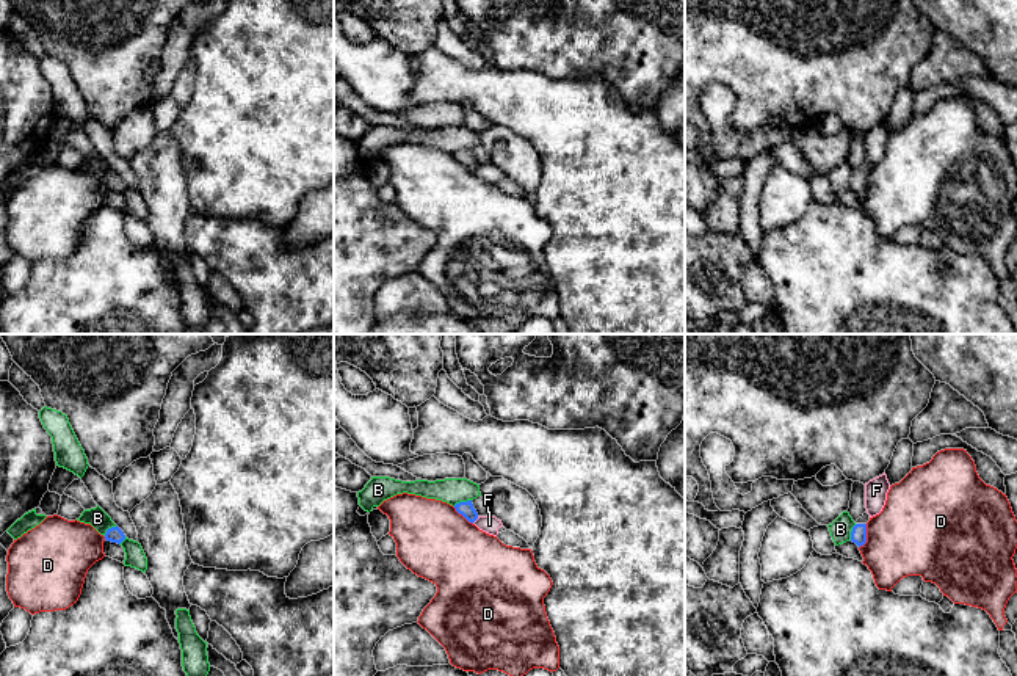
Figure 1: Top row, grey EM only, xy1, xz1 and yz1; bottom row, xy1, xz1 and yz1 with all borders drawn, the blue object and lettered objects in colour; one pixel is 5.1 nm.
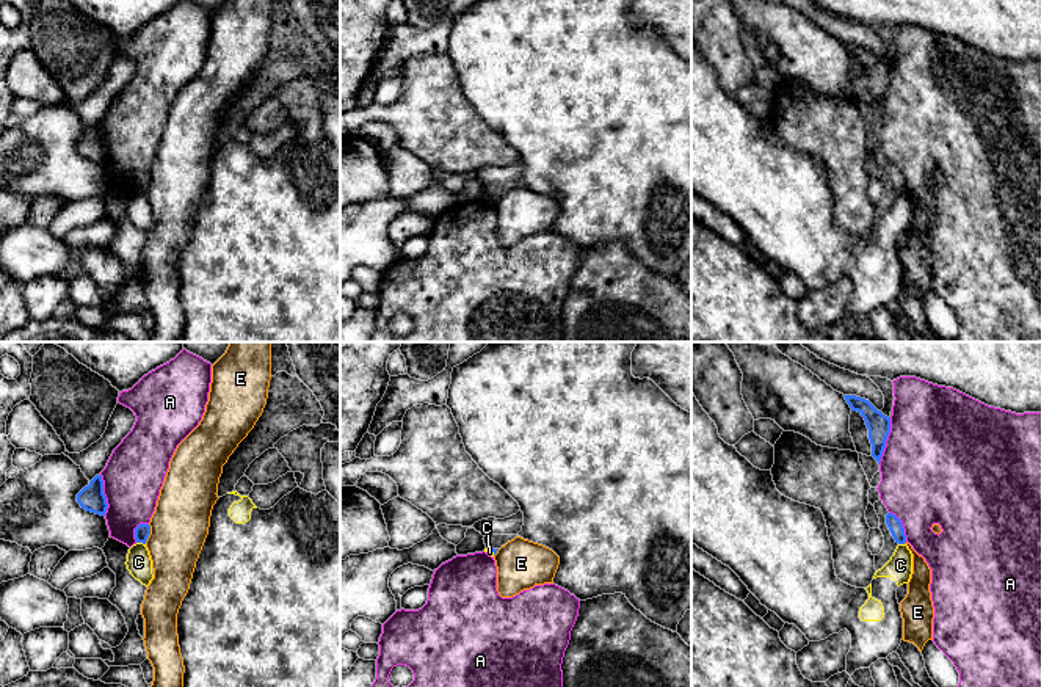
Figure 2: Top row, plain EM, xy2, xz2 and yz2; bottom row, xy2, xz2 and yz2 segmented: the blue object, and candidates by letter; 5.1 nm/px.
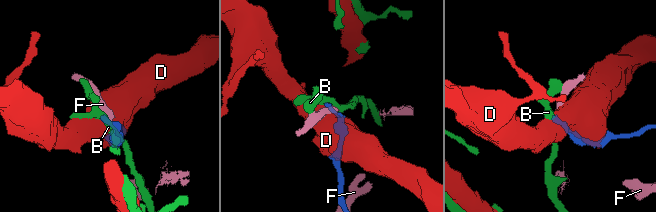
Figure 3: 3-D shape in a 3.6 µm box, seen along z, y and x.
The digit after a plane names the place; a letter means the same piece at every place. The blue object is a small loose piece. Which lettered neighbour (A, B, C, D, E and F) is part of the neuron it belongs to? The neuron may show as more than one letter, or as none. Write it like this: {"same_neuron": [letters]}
{"same_neuron": []}

